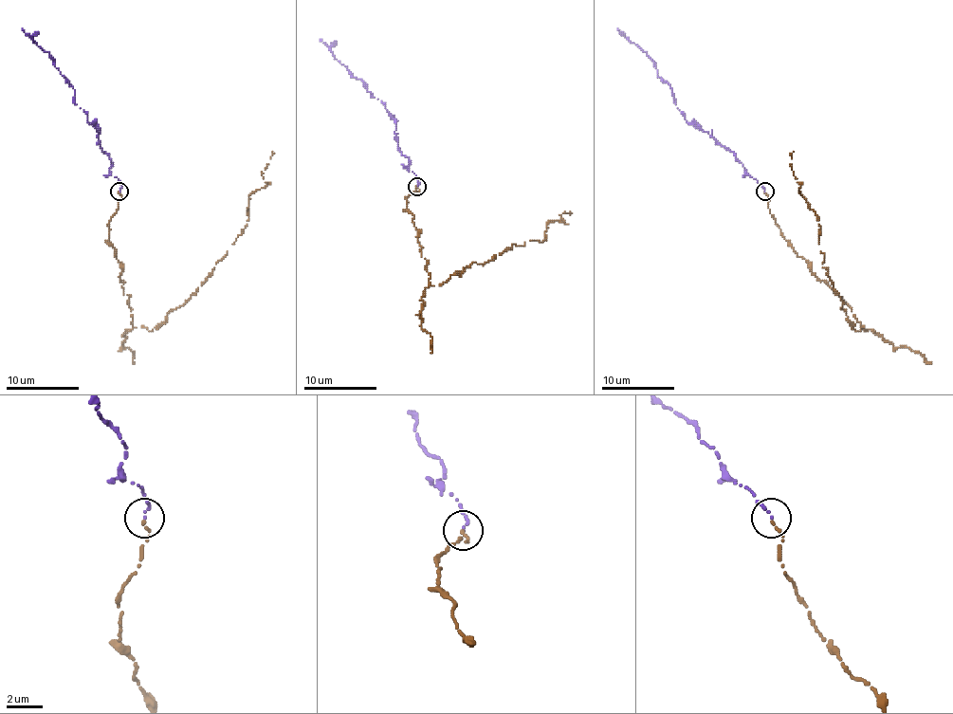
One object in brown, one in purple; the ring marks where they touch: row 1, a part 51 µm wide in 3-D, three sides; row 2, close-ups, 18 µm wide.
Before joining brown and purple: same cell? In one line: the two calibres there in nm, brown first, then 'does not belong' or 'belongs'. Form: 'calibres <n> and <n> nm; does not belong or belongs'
calibres 180 and 100 nm; belongs

